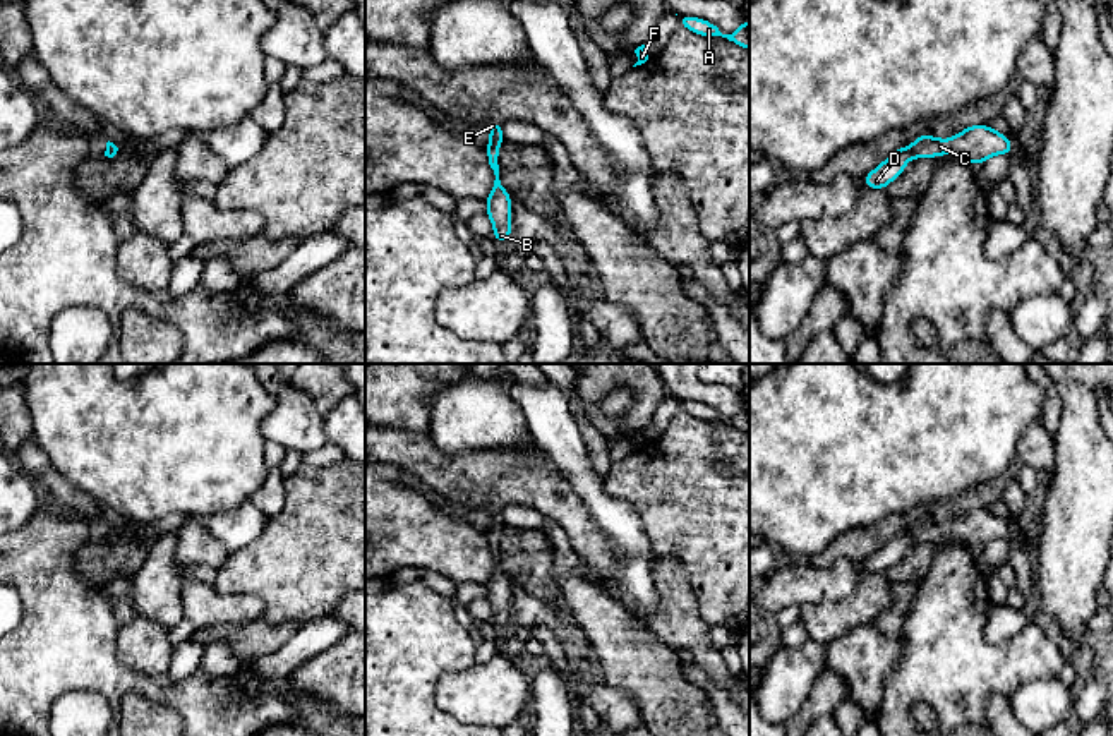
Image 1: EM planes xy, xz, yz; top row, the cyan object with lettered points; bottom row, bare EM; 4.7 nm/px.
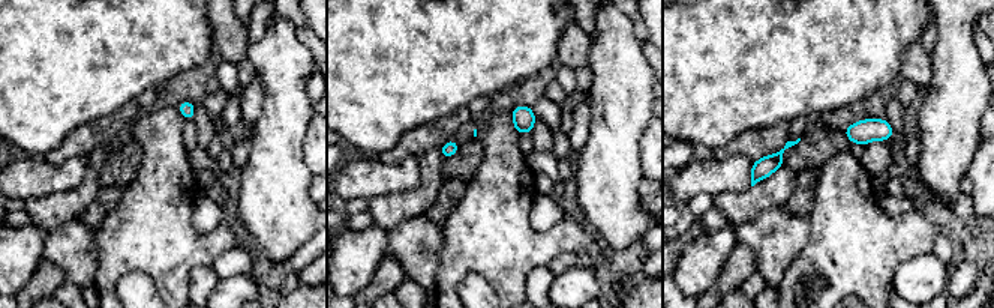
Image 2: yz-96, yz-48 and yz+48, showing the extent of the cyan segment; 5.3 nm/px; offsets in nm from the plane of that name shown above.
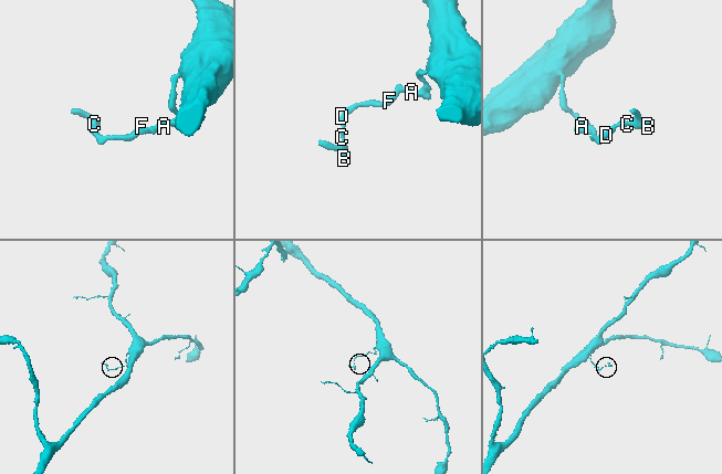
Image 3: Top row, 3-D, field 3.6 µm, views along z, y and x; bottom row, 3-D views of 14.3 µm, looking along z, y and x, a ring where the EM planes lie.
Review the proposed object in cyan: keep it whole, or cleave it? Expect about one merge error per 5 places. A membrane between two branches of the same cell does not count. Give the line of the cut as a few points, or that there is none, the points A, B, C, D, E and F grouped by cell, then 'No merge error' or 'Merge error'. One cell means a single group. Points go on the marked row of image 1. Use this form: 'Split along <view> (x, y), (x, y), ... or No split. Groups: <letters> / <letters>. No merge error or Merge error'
No split. Groups: A B C D E F. No merge error

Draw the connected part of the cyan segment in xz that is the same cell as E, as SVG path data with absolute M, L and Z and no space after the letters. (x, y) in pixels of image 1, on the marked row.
M490 122L487 129L490 132L490 142L484 148L484 151L489 158L490 168L494 170L496 180L490 194L485 199L485 214L490 218L494 225L492 240L508 242L508 238L511 237L511 196L501 185L497 165L499 146L504 141L502 124Z

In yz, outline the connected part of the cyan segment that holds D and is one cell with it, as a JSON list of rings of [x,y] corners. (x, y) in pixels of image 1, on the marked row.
[[[969,125],[952,139],[935,139],[928,132],[919,136],[909,148],[902,146],[892,153],[880,166],[871,170],[861,182],[868,189],[885,189],[905,168],[911,158],[938,158],[955,154],[967,165],[983,165],[993,154],[1012,154],[1012,141],[988,125]]]

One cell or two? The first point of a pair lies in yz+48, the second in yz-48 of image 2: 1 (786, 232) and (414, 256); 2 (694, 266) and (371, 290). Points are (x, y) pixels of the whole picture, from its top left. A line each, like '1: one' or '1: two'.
1: one
2: two

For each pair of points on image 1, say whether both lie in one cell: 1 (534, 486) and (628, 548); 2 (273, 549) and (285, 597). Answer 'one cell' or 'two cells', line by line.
1: two cells
2: one cell

